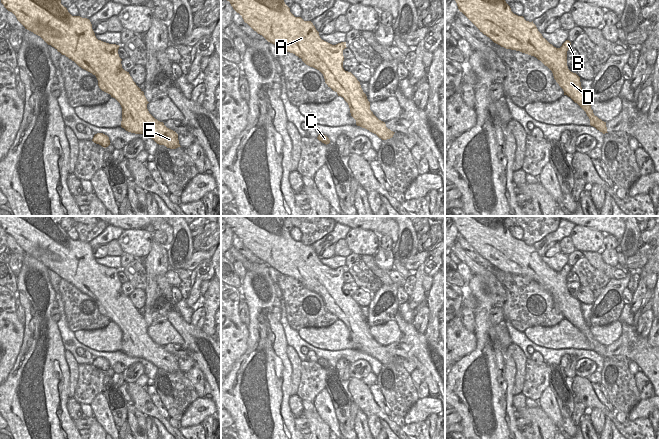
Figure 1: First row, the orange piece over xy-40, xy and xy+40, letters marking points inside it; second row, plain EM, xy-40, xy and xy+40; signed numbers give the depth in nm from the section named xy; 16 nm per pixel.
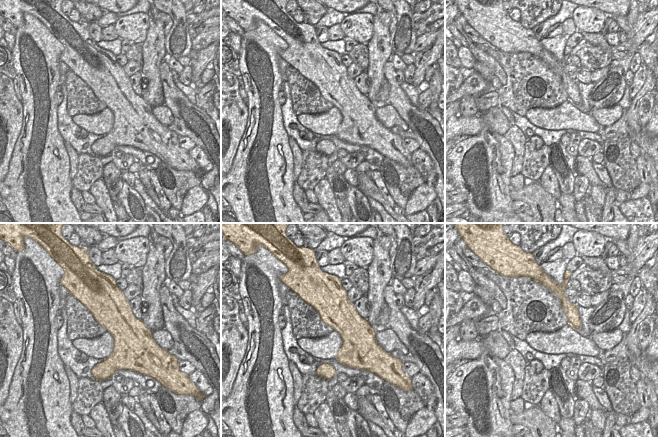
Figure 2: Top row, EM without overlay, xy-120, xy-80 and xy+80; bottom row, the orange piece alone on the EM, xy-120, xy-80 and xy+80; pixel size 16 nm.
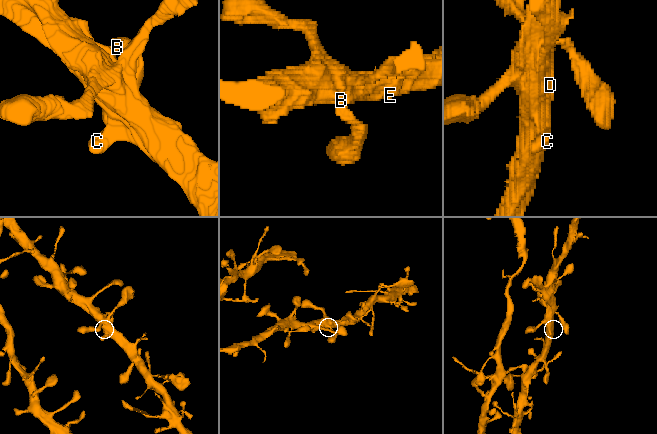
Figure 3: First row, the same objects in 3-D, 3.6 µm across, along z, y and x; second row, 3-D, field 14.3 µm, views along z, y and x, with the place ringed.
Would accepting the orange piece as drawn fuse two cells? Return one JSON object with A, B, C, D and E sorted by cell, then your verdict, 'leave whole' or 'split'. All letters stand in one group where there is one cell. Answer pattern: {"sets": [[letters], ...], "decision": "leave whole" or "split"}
{"sets": [["A", "B", "C", "D", "E"]], "decision": "leave whole"}

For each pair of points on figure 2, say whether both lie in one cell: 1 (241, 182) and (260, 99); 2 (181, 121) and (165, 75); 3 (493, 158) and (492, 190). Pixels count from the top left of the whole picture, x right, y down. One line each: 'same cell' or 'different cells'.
1: same cell
2: same cell
3: same cell

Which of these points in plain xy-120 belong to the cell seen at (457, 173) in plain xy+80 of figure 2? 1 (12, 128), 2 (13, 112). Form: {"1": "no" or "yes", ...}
{"1": "no", "2": "no"}

